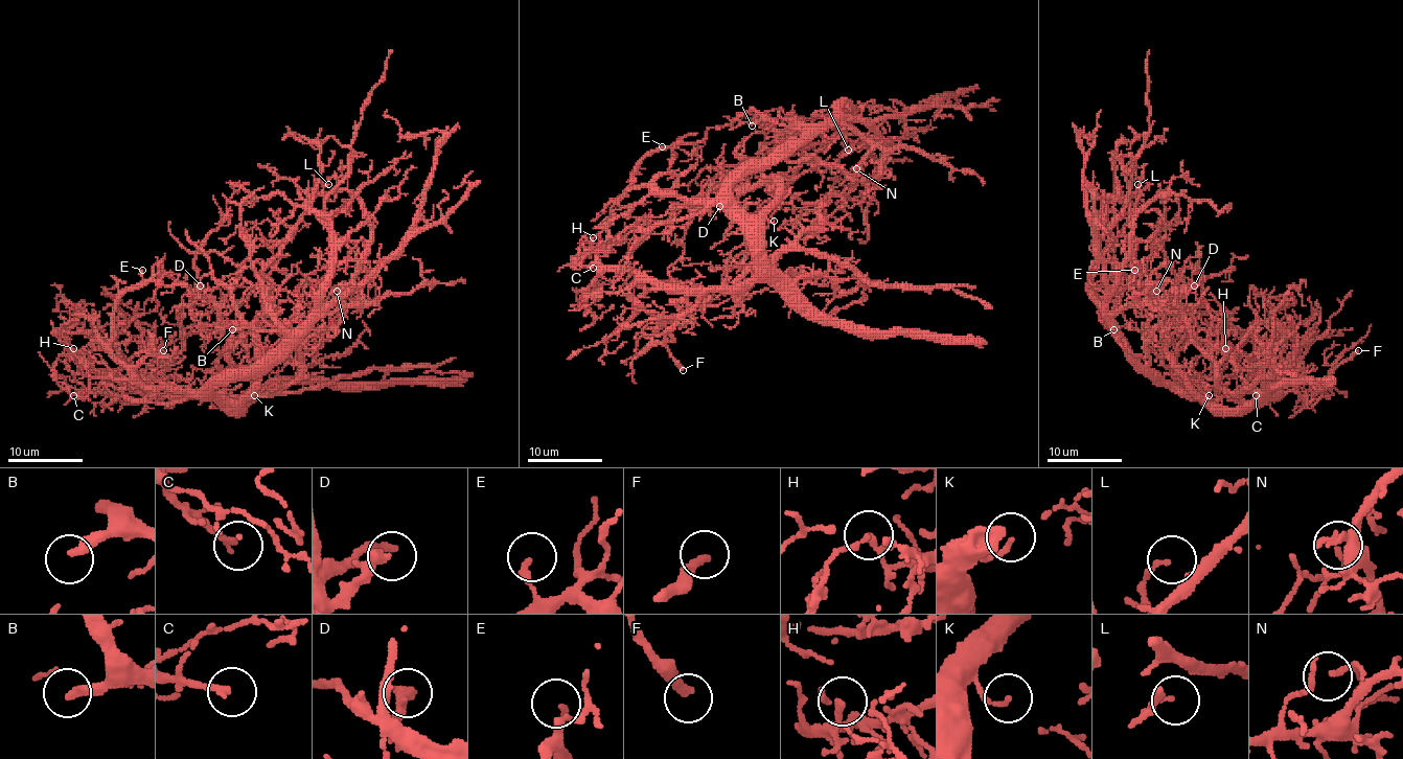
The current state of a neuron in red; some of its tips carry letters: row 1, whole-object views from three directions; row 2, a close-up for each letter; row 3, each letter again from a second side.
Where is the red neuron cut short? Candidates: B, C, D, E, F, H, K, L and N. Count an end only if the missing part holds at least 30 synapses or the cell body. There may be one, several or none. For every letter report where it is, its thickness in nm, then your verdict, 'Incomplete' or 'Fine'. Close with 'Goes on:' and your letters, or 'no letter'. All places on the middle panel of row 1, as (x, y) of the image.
B: Place: (752, 125). Thickness 280 nm. Incomplete
C: Place: (593, 268). Thickness 180 nm. Fine
D: Place: (719, 206). Thickness 380 nm. Incomplete
E: Place: (662, 146). Thickness 180 nm. Fine
F: Place: (683, 370). Thickness 280 nm. Fine
H: Place: (593, 237). Thickness 200 nm. Fine
K: Place: (774, 221). Thickness 100 nm. Incomplete
L: Place: (848, 150). Thickness 140 nm. Fine
N: Place: (856, 168). Thickness 120 nm. Fine
Goes on: B, D, K

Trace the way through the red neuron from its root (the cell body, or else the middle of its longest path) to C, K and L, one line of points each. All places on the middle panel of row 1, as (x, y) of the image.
C: (762, 170), (744, 173), (697, 213), (607, 237), (581, 259), (593, 268)
K: (762, 170), (745, 173), (733, 185), (731, 199), (750, 215), (774, 221)
L: (762, 170), (787, 147), (824, 123), (847, 101), (850, 105), (850, 121), (845, 130), (843, 152), (848, 150)

